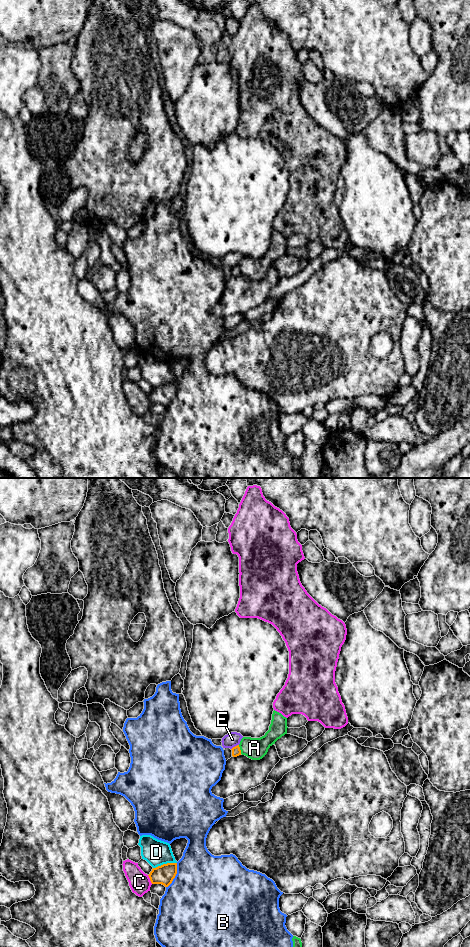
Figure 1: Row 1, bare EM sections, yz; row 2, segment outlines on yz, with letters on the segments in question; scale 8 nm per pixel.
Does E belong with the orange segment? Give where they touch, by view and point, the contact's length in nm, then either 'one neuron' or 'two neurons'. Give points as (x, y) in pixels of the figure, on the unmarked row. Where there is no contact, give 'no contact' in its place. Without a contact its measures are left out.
meets orange in yz at (235, 266); contact 80 nm long; two neurons

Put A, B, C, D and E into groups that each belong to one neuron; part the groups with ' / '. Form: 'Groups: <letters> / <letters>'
Groups: A / B / C / D / E

